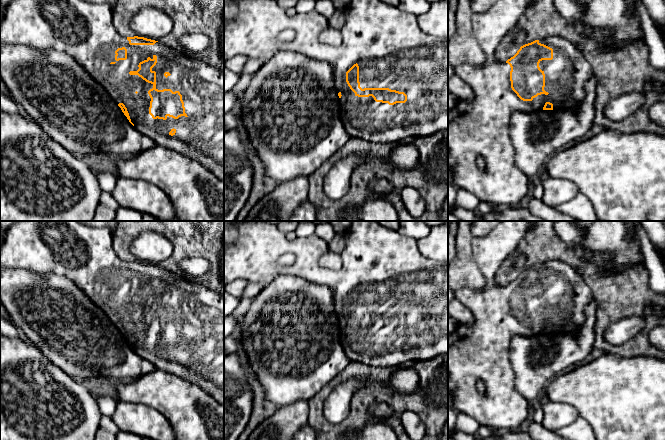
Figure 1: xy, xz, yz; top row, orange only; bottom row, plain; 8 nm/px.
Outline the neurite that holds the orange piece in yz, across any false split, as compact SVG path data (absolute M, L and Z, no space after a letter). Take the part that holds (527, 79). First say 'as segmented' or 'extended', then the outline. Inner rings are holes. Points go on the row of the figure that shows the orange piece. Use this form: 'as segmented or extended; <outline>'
extended; M498 0L488 11L484 13L473 13L472 14L472 25L473 33L475 38L486 55L485 62L480 66L475 66L471 64L464 64L459 67L454 68L454 74L460 77L466 84L470 86L473 90L475 99L472 102L459 101L453 108L448 109L448 178L457 188L464 188L472 192L480 202L487 203L488 205L498 206L498 205L515 205L517 203L525 204L527 198L530 196L531 192L531 182L527 176L519 170L515 164L515 150L512 146L511 140L509 138L508 128L509 121L514 112L536 112L539 110L557 110L560 108L577 108L585 97L585 86L586 82L593 76L593 71L590 67L589 62L582 54L582 52L572 43L567 41L565 38L560 36L548 36L539 40L535 40L531 43L525 44L520 47L517 53L508 59L506 62L497 61L497 48L502 41L502 39L510 33L516 26L520 18L525 14L528 7L535 3L536 0ZM482 156L486 161L486 167L484 171L481 171L477 166L477 158Z

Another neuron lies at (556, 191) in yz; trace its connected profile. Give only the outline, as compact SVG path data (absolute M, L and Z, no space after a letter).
M548 177L541 184L543 186L542 201L550 207L573 199L579 192L576 184L566 179Z

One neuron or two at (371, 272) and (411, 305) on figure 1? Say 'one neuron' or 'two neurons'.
one neuron

